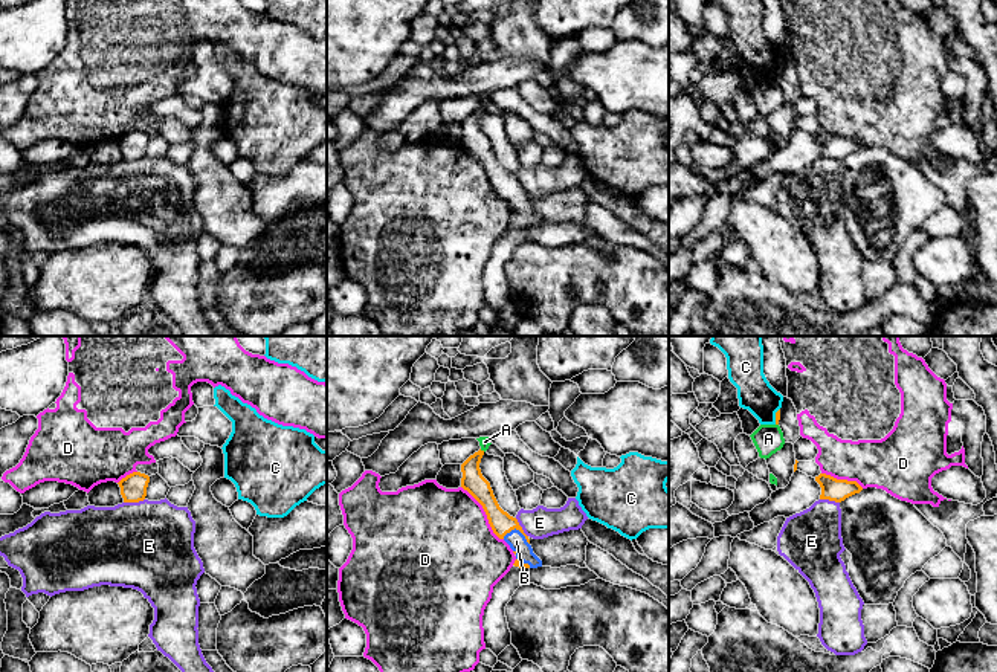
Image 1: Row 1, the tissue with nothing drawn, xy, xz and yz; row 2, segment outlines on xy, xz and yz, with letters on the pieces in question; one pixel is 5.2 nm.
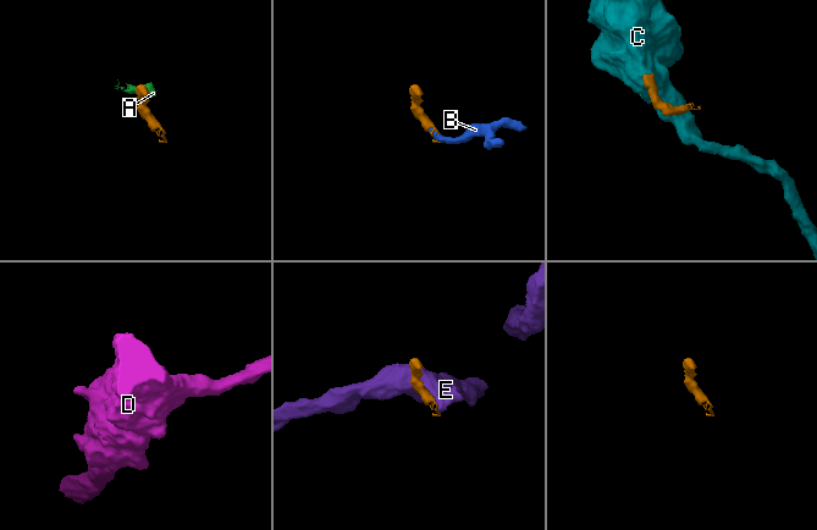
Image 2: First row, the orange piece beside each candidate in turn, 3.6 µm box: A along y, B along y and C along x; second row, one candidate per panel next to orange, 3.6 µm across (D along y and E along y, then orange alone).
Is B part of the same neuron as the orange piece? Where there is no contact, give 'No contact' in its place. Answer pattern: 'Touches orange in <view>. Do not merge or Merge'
Touches orange in xz. Merge

